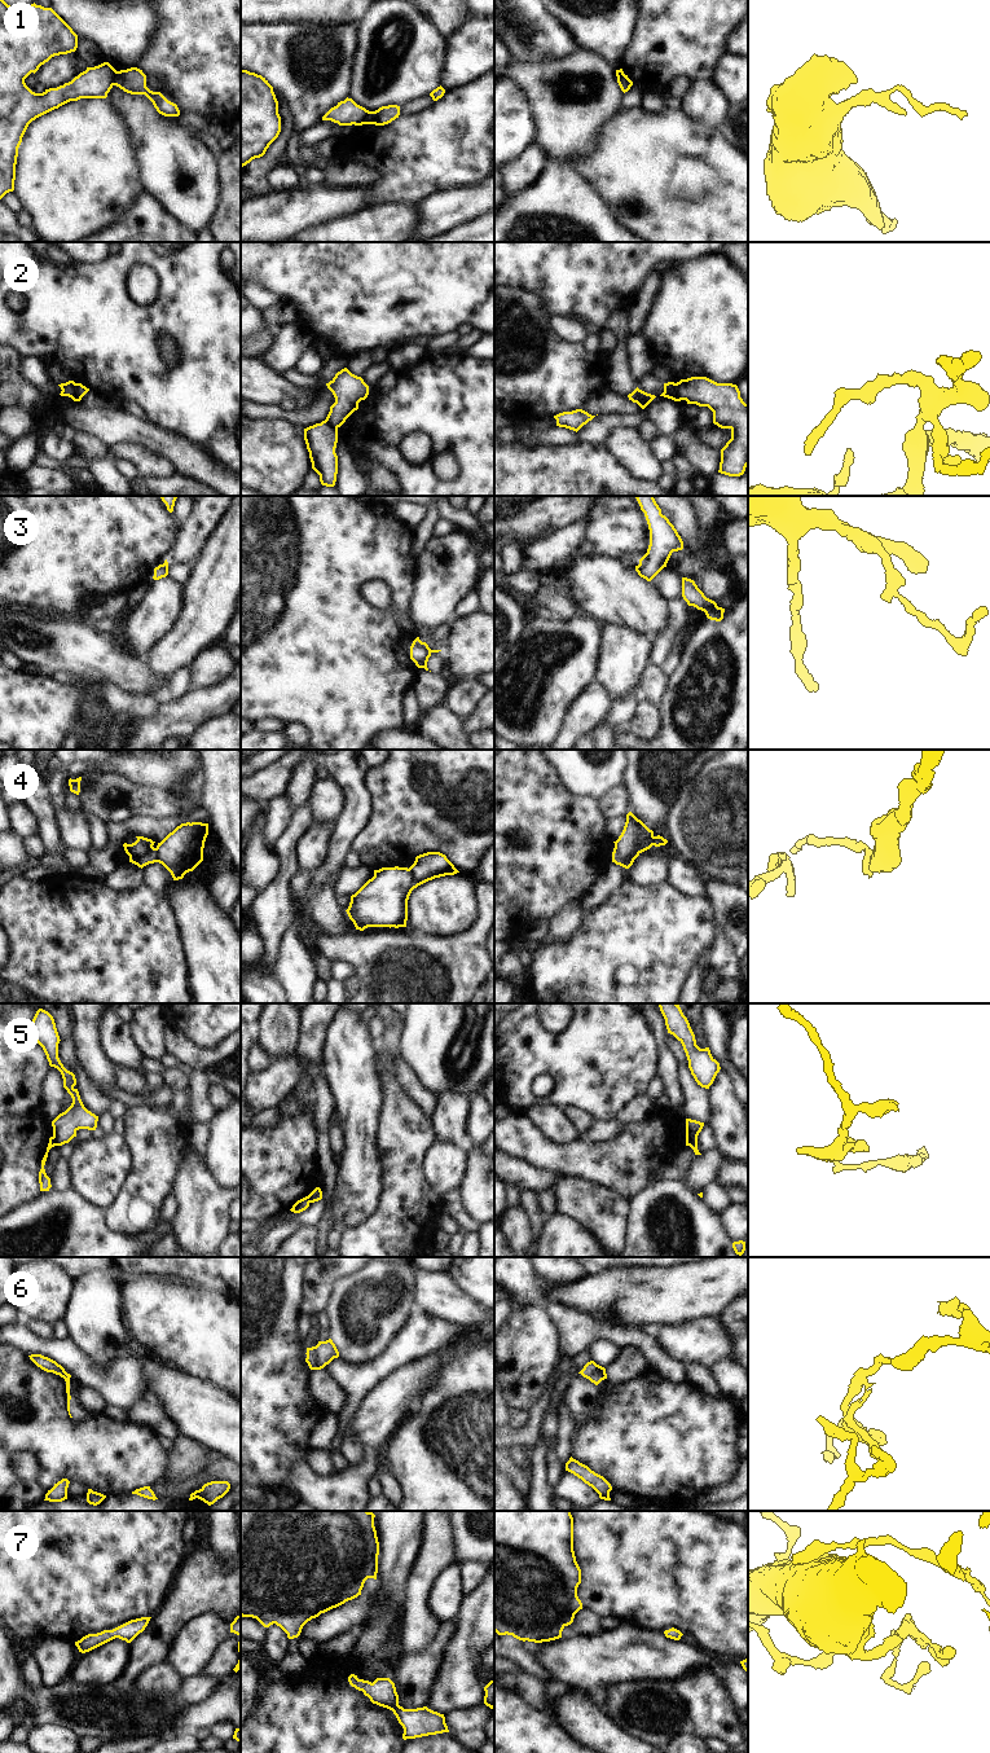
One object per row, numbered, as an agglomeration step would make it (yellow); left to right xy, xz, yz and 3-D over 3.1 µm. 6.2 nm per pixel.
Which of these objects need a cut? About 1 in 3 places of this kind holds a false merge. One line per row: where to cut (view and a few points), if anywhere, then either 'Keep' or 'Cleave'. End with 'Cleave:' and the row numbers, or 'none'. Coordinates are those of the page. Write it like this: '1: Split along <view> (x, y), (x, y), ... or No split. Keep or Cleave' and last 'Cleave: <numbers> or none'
1: Split along xy (118, 71), (113, 84). Cleave
2: Split along yz (674, 383), (678, 400). Cleave
3: Split along xz (419, 641), (427, 651), (423, 667). Cleave
4: Split along xz (408, 869), (418, 884). Cleave
5: Split along yz (696, 1136), (687, 1145). Cleave
6: Split along xy (66, 1373), (64, 1378). Cleave
7: No split. Keep
Cleave: 1, 2, 3, 4, 5, 6

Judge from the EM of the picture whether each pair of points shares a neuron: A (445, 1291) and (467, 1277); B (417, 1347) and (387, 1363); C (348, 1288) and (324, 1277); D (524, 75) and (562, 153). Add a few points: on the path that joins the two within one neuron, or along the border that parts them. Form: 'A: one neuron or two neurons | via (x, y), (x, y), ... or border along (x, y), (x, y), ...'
A: two neurons | border along (444, 1272), (466, 1295), (479, 1304)
B: one neuron | via (409, 1347), (395, 1357)
C: two neurons | border along (360, 1270), (337, 1282), (325, 1312)
D: one neuron | via (544, 95), (562, 113), (562, 133)

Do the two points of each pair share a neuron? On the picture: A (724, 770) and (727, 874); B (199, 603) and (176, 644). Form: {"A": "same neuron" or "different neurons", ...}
{"A": "same neuron", "B": "same neuron"}

